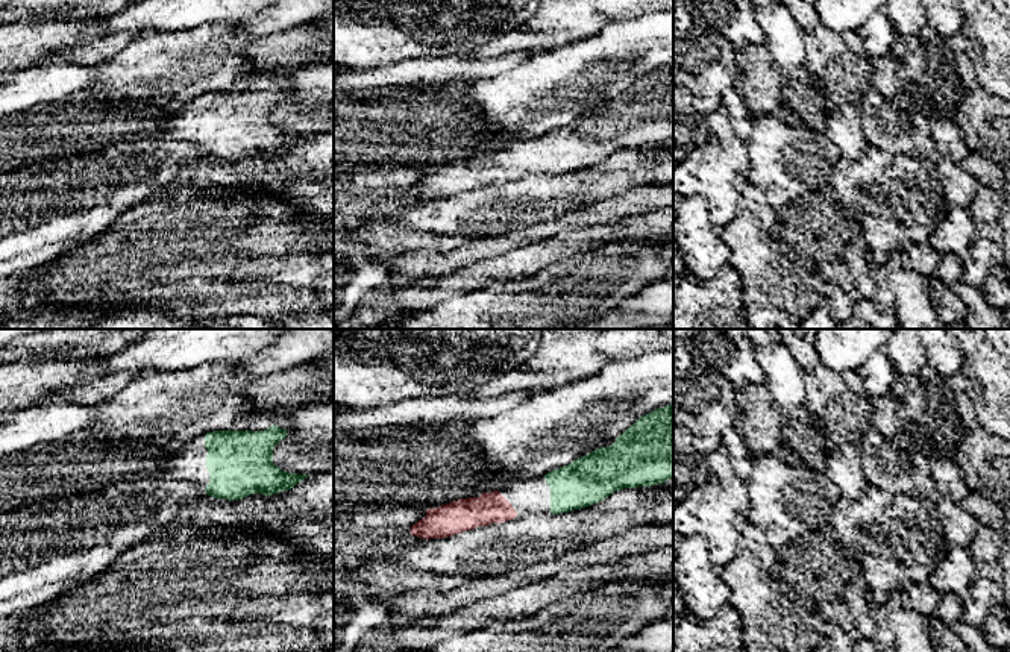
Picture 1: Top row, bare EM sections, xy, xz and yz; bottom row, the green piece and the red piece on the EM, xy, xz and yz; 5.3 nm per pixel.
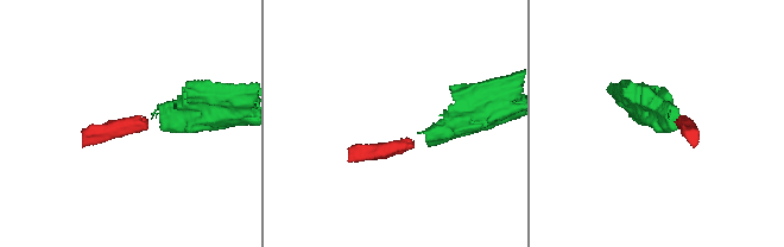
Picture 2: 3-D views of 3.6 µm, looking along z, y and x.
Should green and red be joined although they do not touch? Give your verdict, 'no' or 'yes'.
yes

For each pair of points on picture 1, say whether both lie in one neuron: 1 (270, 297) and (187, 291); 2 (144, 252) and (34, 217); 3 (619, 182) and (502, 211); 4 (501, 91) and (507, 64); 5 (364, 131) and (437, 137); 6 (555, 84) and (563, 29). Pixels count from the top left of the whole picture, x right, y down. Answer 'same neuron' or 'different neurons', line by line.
1: same neuron
2: different neurons
3: same neuron
4: different neurons
5: same neuron
6: different neurons

